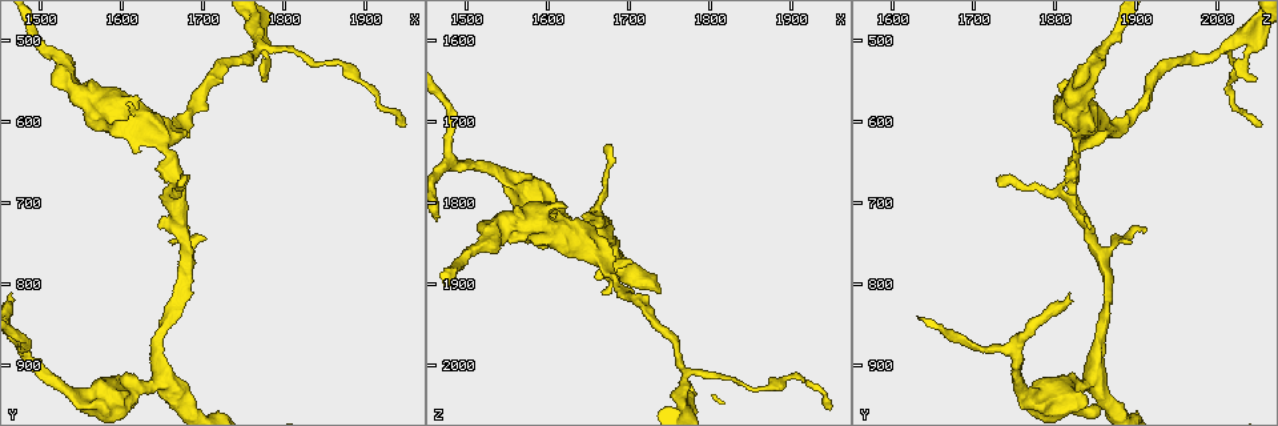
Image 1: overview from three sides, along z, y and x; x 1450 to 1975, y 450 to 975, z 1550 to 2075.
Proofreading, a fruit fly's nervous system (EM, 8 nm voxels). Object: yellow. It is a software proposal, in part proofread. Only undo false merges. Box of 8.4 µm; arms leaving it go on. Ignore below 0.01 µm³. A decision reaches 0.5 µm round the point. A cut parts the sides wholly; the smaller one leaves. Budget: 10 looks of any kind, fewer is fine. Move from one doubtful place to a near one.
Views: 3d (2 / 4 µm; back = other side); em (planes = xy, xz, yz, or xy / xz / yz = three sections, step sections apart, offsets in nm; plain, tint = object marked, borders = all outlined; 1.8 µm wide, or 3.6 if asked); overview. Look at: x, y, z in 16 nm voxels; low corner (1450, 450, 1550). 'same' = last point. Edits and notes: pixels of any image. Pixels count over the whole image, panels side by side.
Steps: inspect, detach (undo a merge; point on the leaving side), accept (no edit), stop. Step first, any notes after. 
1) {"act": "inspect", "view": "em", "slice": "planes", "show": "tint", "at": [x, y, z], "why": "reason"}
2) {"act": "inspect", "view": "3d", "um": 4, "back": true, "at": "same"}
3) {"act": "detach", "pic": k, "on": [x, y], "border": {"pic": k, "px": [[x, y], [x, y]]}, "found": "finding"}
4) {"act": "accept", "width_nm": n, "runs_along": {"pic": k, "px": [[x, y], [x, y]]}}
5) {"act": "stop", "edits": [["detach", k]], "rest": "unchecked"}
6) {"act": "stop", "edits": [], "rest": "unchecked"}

{"act": "inspect", "view": "3d", "um": 4, "at": [1665, 700, 1820], "why": "calibre changes"}

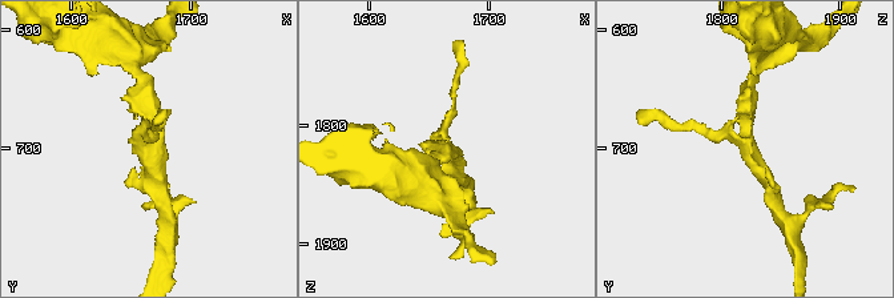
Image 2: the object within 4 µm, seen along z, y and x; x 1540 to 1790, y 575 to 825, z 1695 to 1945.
{"act": "inspect", "view": "em", "slice": "planes", "show": "tint", "at": [1668, 698, 1820], "arms": 3}

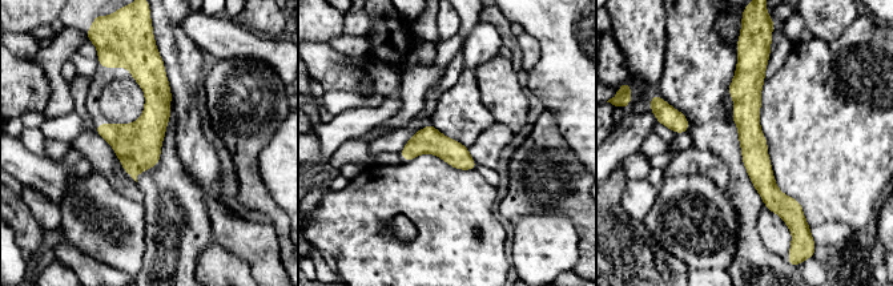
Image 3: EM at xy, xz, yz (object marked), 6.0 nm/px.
{"act": "accept", "runs_along": {"pic": 3, "px": [[752, 63], [749, 135], [781, 213]]}, "found": "continuous, no second neuron"}

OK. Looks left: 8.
{"act": "inspect", "view": "em", "slice": "planes", "show": "borders", "at": [1770, 510, 2010], "why": "abrupt turn"}

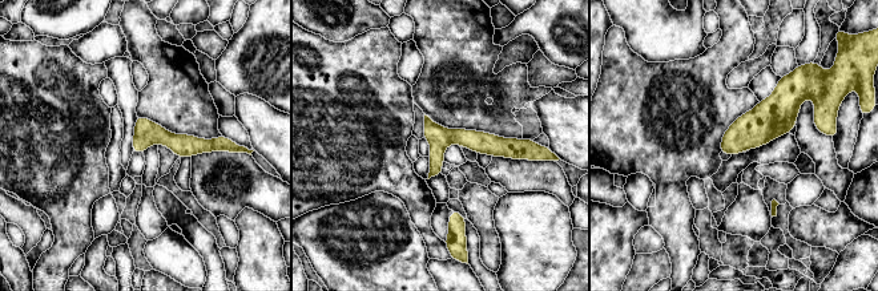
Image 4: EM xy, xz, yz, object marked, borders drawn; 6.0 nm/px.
{"act": "accept", "runs_along": {"pic": 4, "px": [[427, 121], [442, 136], [520, 150]]}, "found": "continuous, no second neuron"}

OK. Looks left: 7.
{"act": "inspect", "view": "em", "slice": "planes", "show": "plain", "at": [1650, 915, 1845], "why": "branch point"}

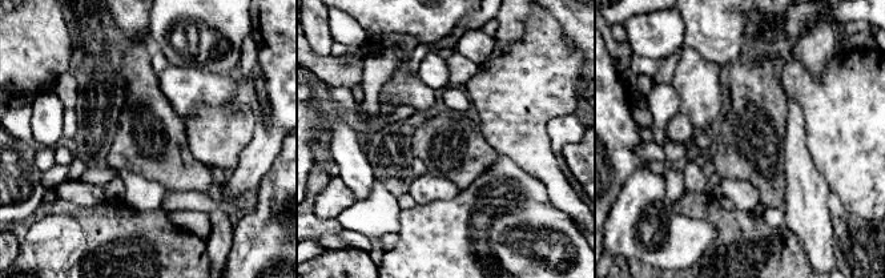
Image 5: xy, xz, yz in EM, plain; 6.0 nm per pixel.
{"act": "inspect", "view": "em", "slice": "planes", "show": "tint", "at": "same", "why": "with the object marked"}

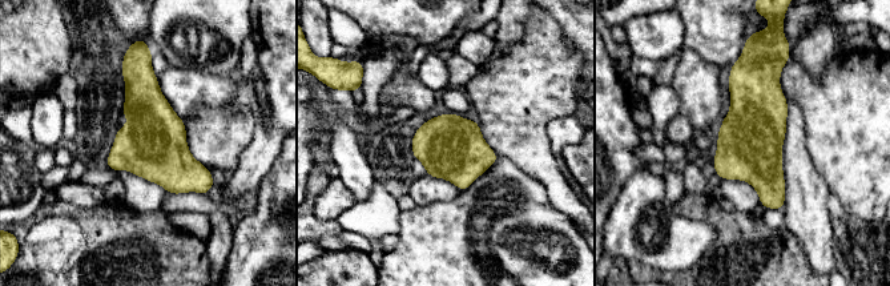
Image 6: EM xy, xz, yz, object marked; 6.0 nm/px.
{"act": "accept", "width_nm": 380, "found": "all the same neuron"}

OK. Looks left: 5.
{"act": "inspect", "view": "3d", "um": 4, "at": [1550, 945, 1770], "why": "calibre changes"}

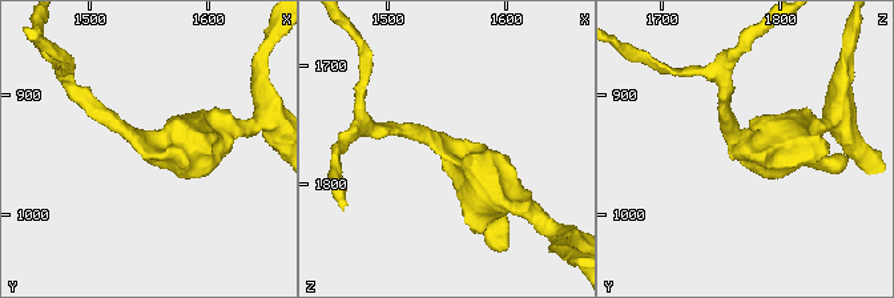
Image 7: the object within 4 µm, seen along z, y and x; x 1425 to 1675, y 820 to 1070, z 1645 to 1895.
{"act": "inspect", "view": "em", "um": 3.6, "slice": "planes", "show": "tint", "at": [1552, 944, 1770], "arm_widths_nm": [220, 700], "why": "now the EM"}

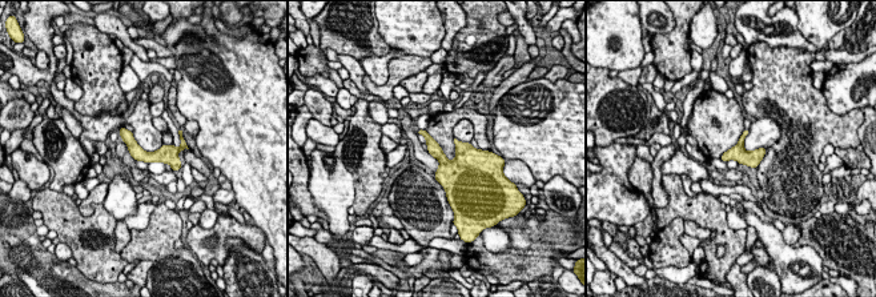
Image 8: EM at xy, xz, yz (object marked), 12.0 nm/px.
{"act": "accept", "runs_along": {"pic": 8, "px": [[123, 132], [144, 156], [175, 161]]}, "found": "one neuron here"}

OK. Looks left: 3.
{"act": "stop", "edits": [], "rest": "unchecked"}

